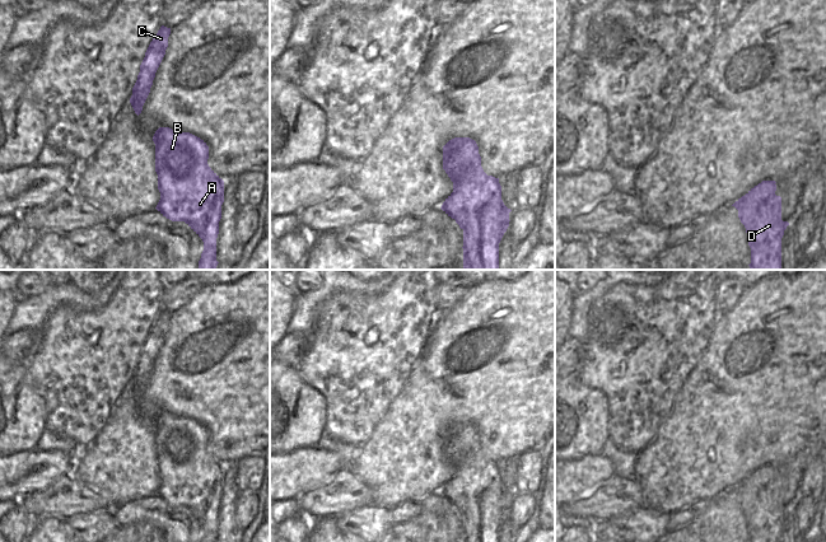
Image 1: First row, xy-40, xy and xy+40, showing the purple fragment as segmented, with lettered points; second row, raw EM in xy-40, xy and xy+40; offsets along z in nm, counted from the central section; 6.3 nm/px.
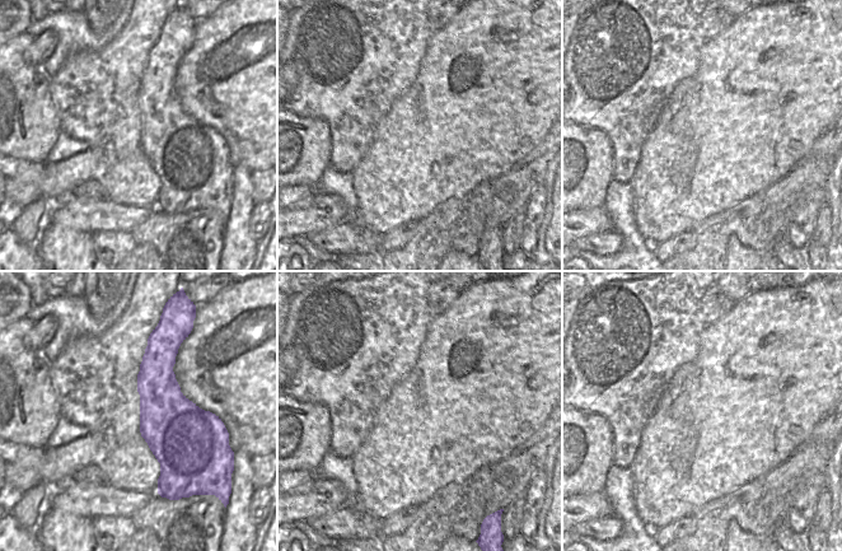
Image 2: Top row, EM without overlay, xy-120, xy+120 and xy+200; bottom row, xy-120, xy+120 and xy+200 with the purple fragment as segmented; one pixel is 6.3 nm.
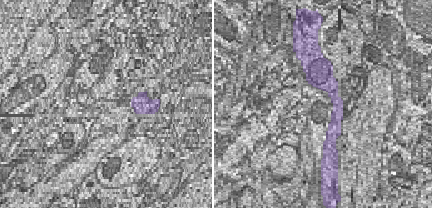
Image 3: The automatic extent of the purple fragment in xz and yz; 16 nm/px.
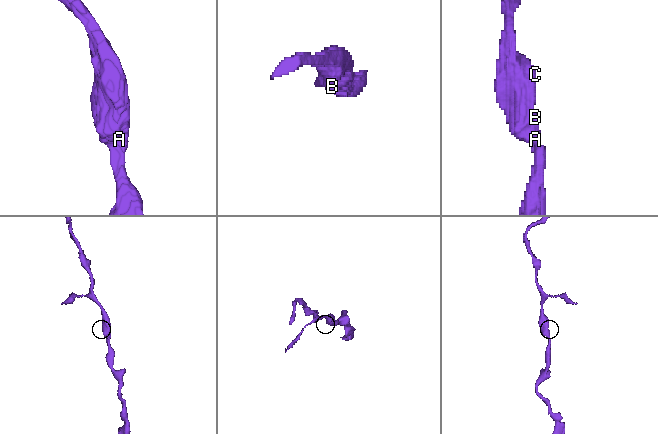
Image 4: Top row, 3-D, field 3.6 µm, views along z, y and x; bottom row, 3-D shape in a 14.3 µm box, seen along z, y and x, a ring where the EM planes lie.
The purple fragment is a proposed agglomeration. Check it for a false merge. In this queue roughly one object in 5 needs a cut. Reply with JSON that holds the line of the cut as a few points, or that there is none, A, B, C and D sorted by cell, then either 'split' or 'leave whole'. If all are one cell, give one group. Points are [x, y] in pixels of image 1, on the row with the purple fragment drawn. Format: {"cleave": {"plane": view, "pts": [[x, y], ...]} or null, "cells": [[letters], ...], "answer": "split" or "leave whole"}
{"cleave": null, "cells": [["A", "B", "C", "D"]], "answer": "leave whole"}

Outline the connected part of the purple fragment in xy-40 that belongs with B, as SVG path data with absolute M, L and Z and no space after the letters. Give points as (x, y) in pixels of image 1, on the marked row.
M159 127L155 144L155 172L160 200L157 210L172 221L185 221L204 242L199 270L216 270L216 238L224 202L224 181L209 167L209 146L190 132Z

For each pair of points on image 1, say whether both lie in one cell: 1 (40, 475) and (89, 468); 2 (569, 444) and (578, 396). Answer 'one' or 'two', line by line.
1: two
2: one

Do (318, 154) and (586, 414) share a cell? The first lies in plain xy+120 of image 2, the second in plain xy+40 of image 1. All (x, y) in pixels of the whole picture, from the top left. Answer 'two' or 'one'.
one

